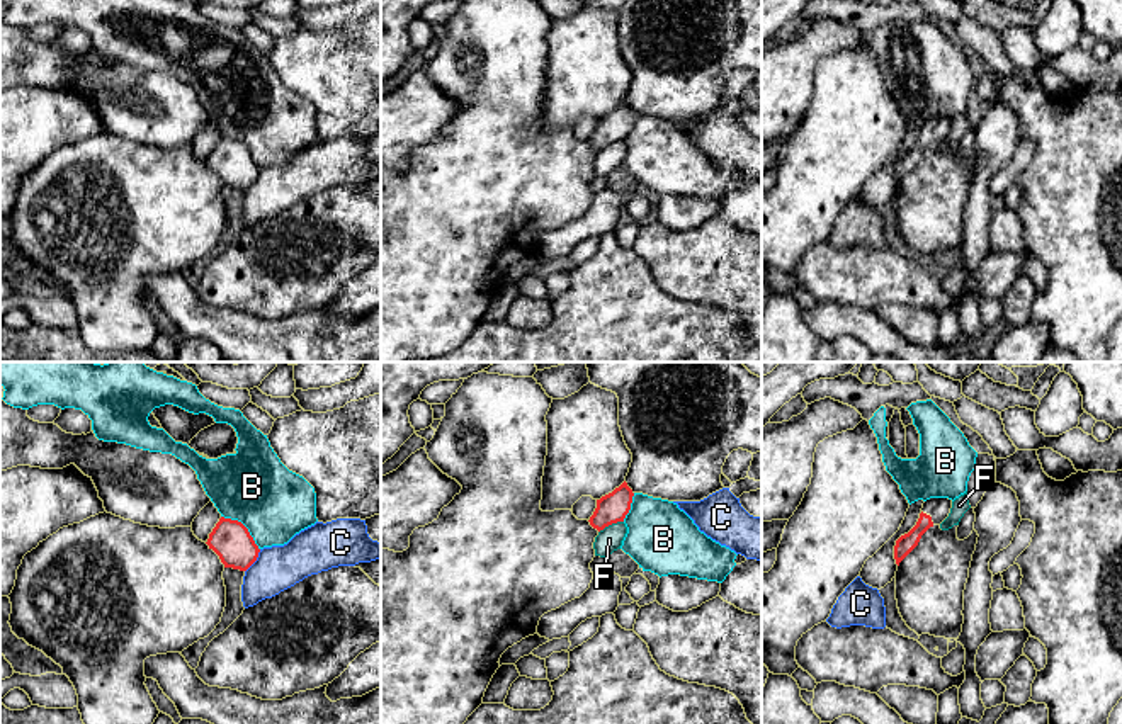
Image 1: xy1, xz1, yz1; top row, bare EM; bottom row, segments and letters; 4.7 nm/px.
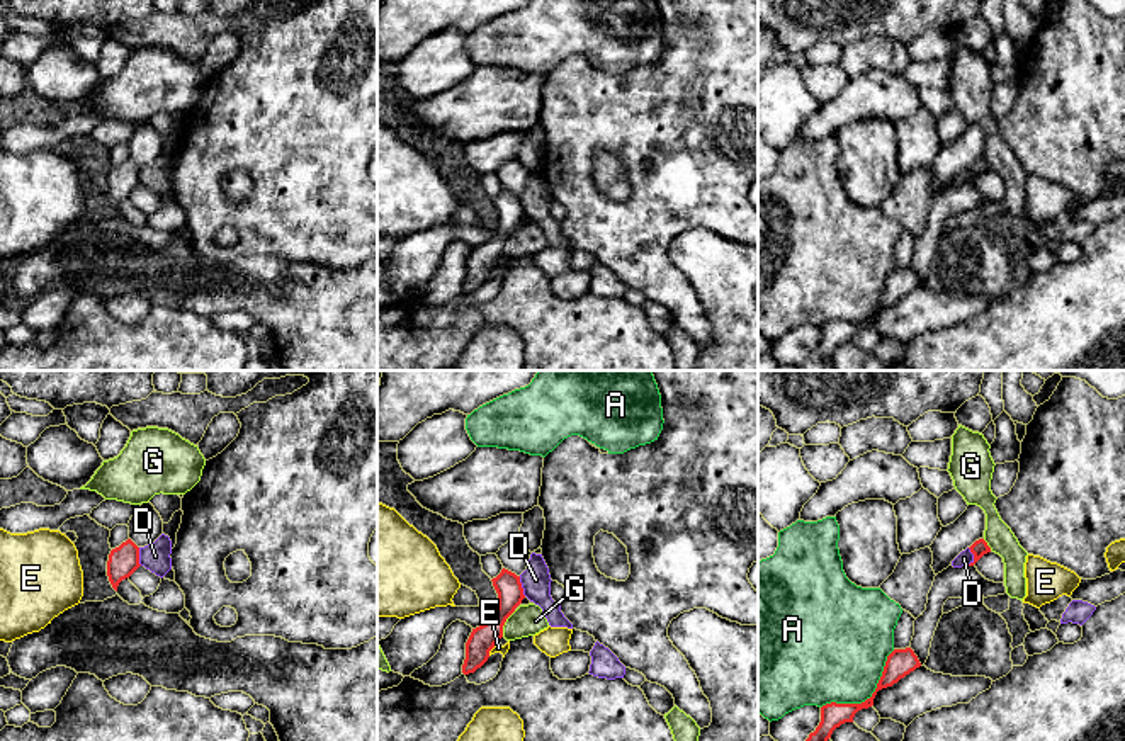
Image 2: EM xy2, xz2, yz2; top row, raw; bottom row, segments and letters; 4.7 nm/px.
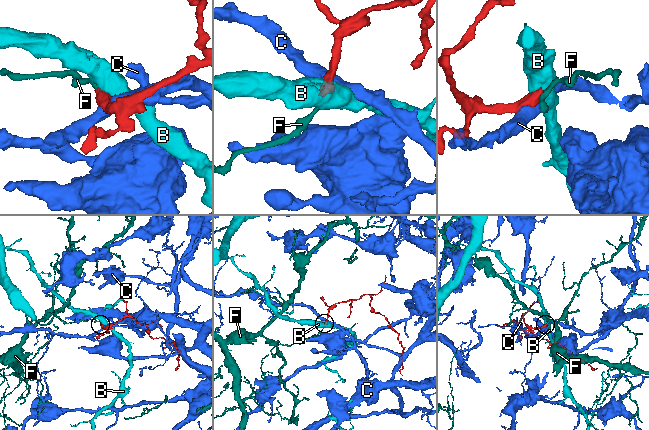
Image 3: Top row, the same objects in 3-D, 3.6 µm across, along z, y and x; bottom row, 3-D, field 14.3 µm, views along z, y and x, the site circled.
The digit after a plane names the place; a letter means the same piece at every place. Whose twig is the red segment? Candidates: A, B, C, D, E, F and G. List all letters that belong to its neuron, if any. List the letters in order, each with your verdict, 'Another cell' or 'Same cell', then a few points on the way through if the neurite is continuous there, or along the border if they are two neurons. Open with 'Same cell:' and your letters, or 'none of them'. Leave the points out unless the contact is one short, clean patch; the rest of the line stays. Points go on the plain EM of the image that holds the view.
Same cell: none of them
A: Another cell
B: Another cell. Boundary: xy1 (221, 135), (238, 140), (259, 169)
C: Another cell. Boundary: xy1 (260, 169), (255, 180), (245, 191)
D: Another cell. Boundary: yz2 (967, 167), (972, 179), (966, 184)
E: Another cell. Boundary: xz2 (498, 259), (488, 274)
F: Another cell. Boundary: xz1 (623, 140), (612, 141), (599, 152)
G: Another cell. Boundary: xz2 (515, 230), (507, 238), (502, 255)

